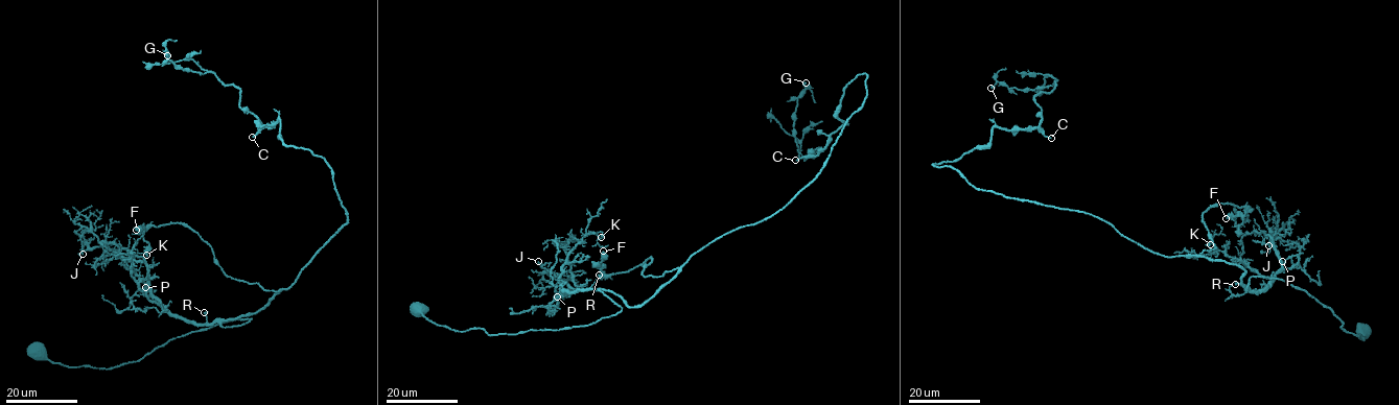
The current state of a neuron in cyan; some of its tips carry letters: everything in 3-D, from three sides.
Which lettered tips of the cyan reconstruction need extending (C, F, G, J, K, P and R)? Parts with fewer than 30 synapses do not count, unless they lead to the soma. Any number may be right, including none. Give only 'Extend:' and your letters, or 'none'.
Extend: C

